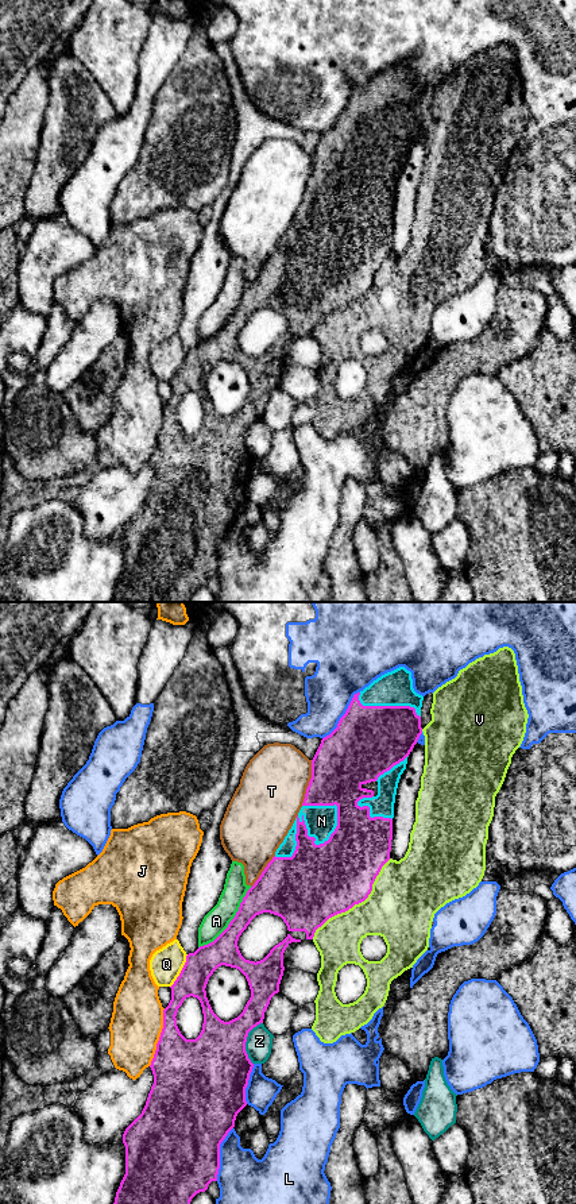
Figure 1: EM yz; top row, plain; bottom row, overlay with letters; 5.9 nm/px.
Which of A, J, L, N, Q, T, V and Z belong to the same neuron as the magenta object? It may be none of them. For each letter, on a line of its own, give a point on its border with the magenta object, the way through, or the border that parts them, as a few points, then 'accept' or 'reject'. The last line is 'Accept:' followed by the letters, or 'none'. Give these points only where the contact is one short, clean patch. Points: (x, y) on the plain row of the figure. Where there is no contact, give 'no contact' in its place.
A: meets magenta in yz at (231, 316); reject
J: meets magenta in yz at (159, 432); reject
L: meets magenta in yz at (219, 550); reject
N: meets magenta in yz at (305, 223); accept
Q: meets magenta in yz at (181, 366); border along yz (188, 350), (180, 370), (170, 382); reject
T: meets magenta in yz at (309, 178); reject
V: meets magenta in yz at (356, 298); reject
Z: meets magenta in yz at (246, 436); reject
Accept: N

